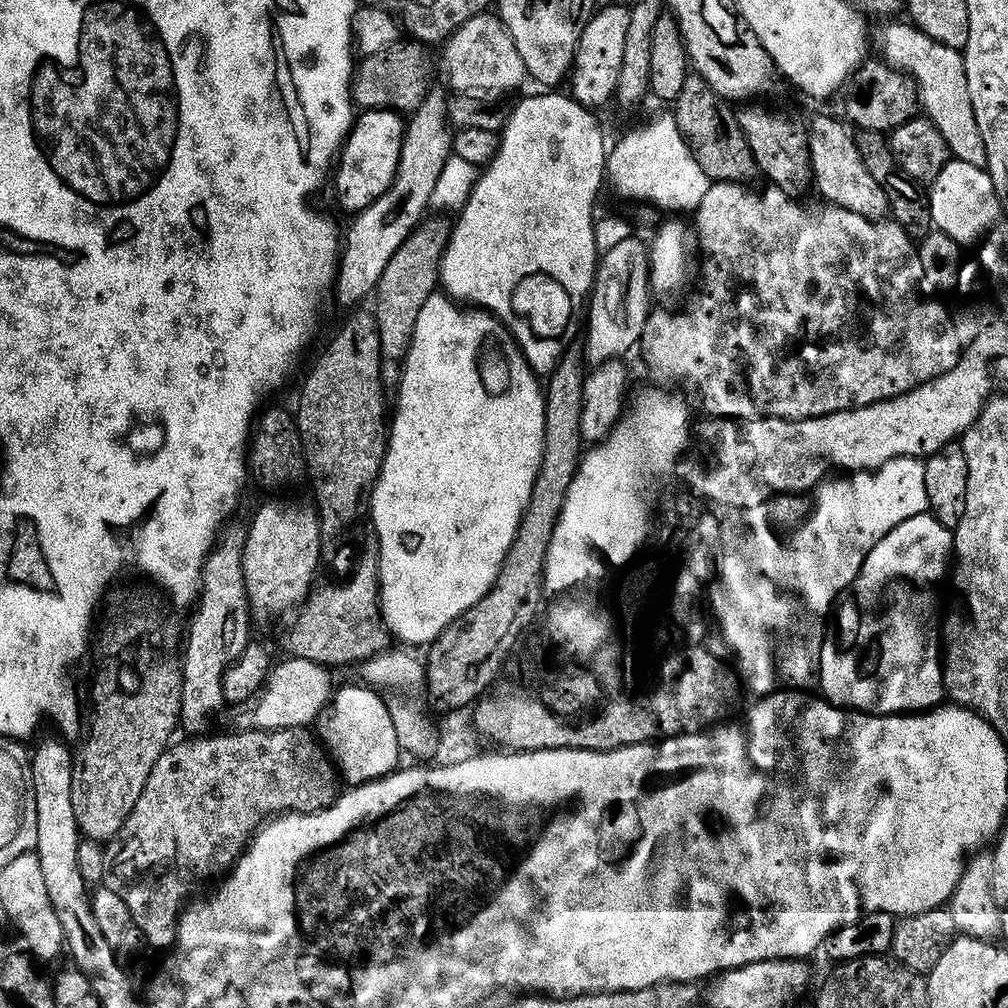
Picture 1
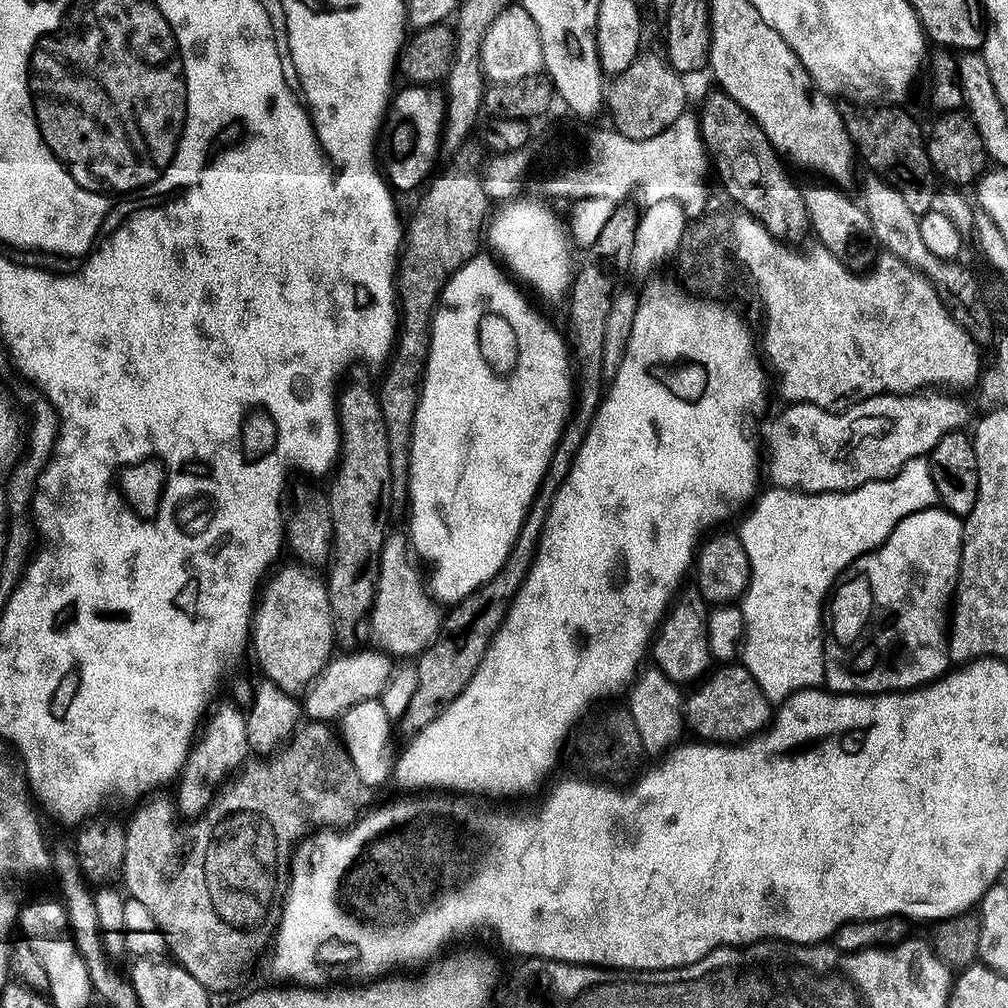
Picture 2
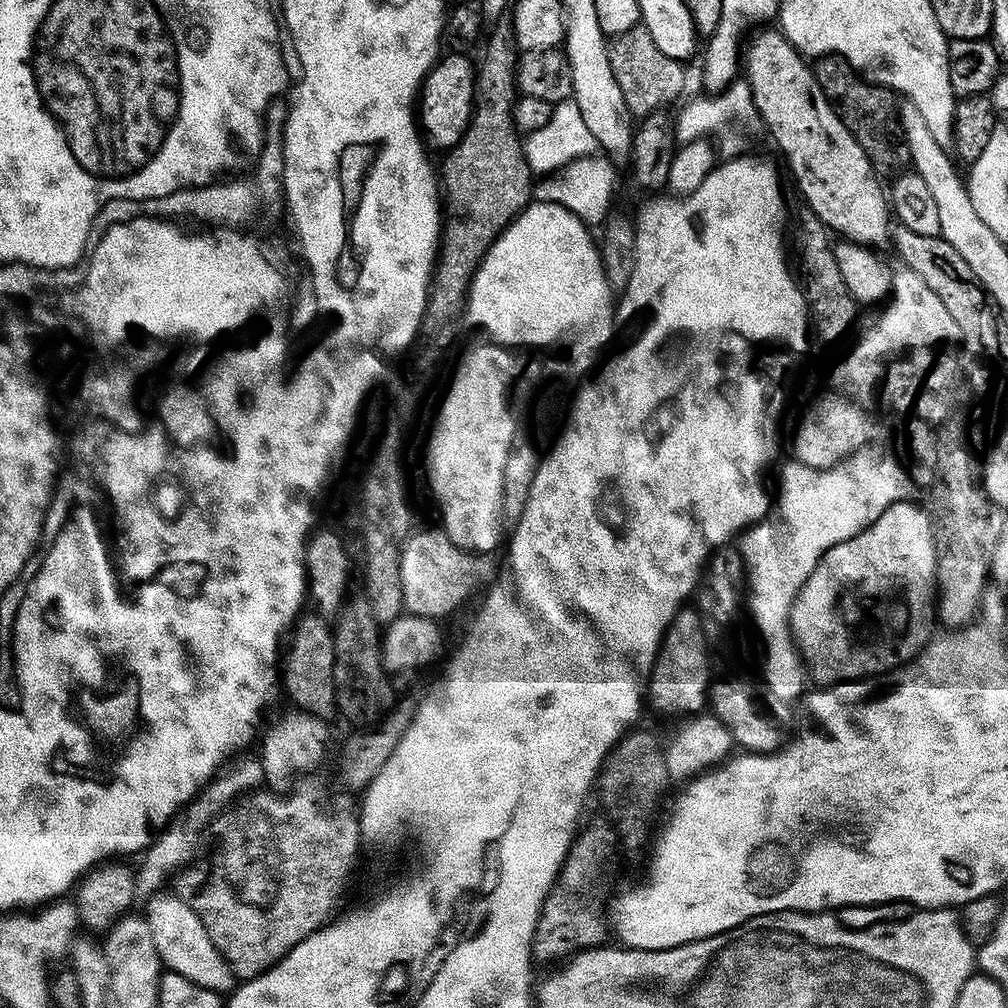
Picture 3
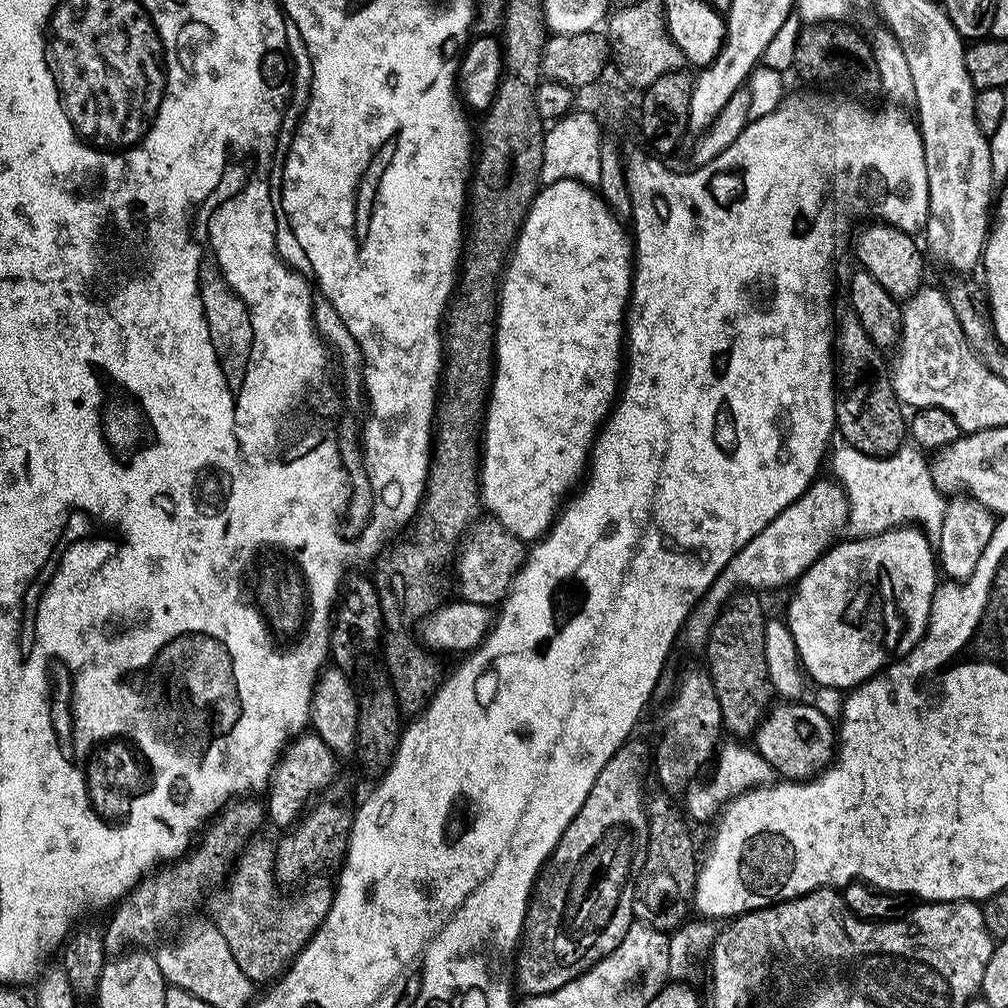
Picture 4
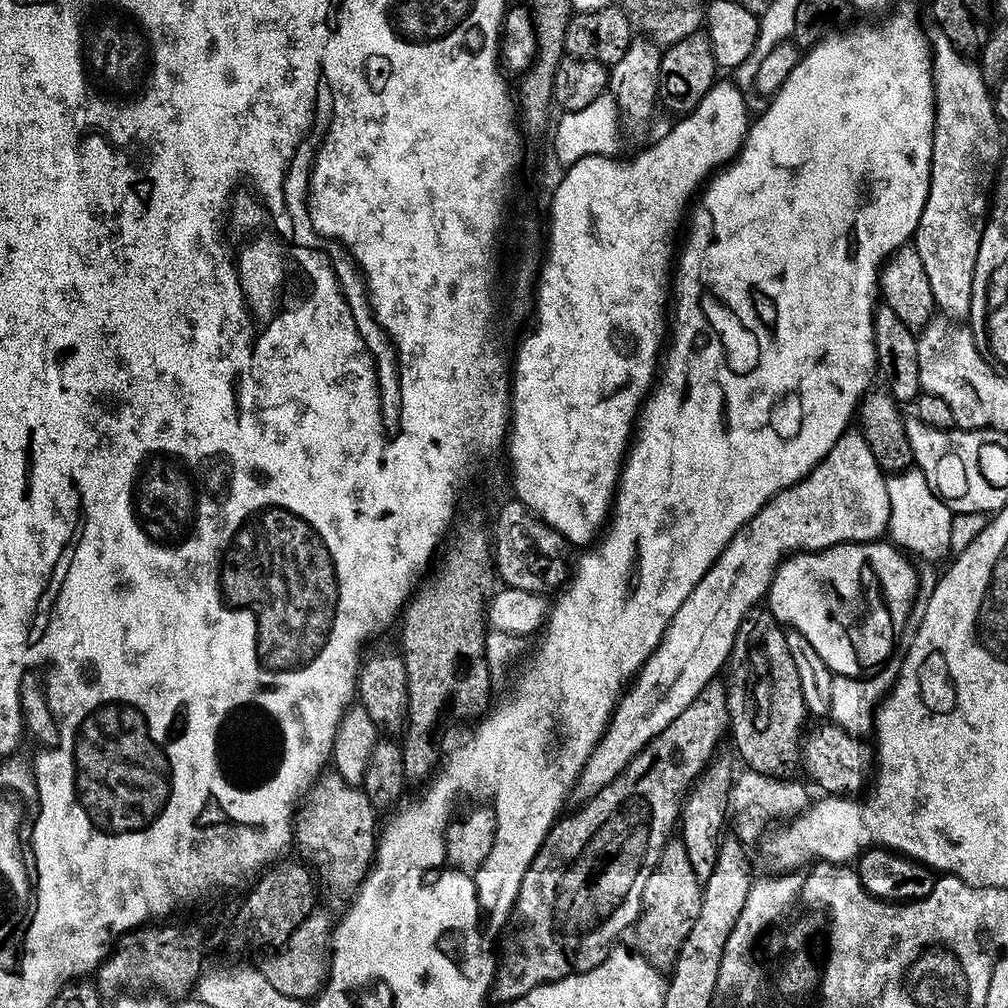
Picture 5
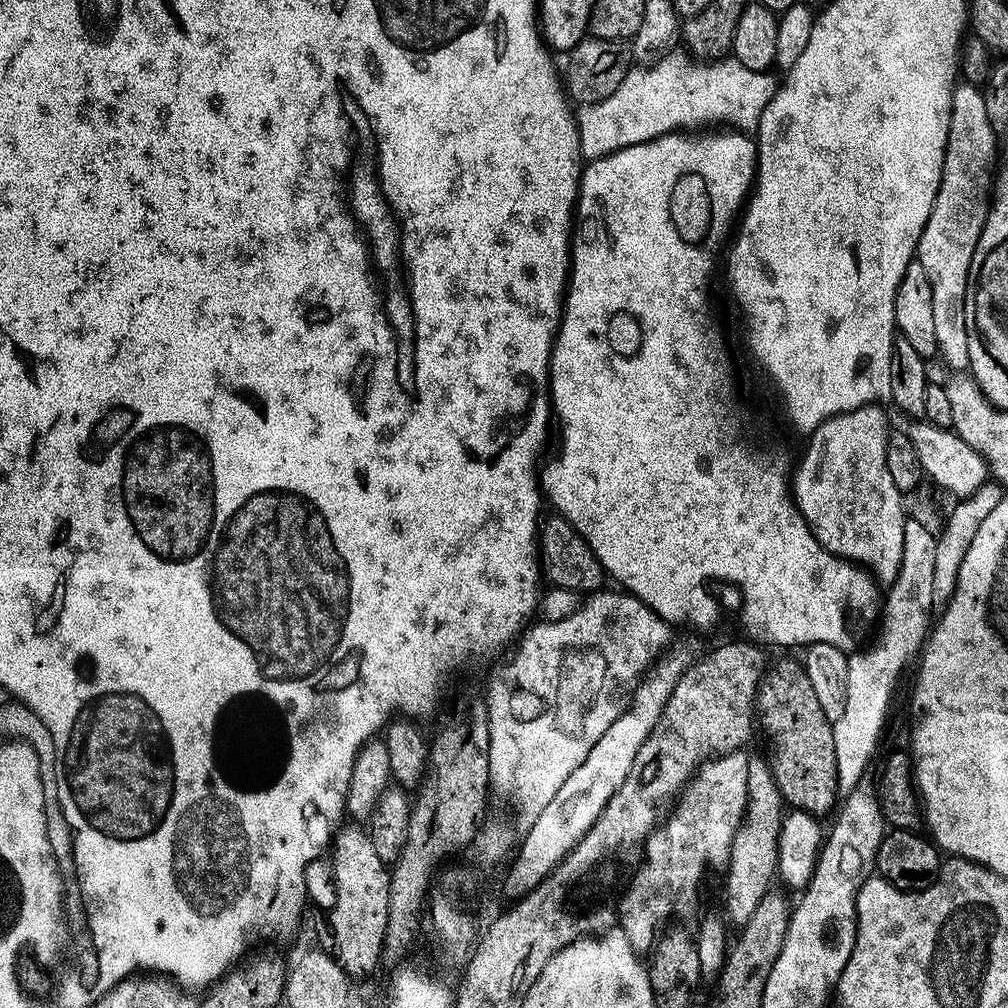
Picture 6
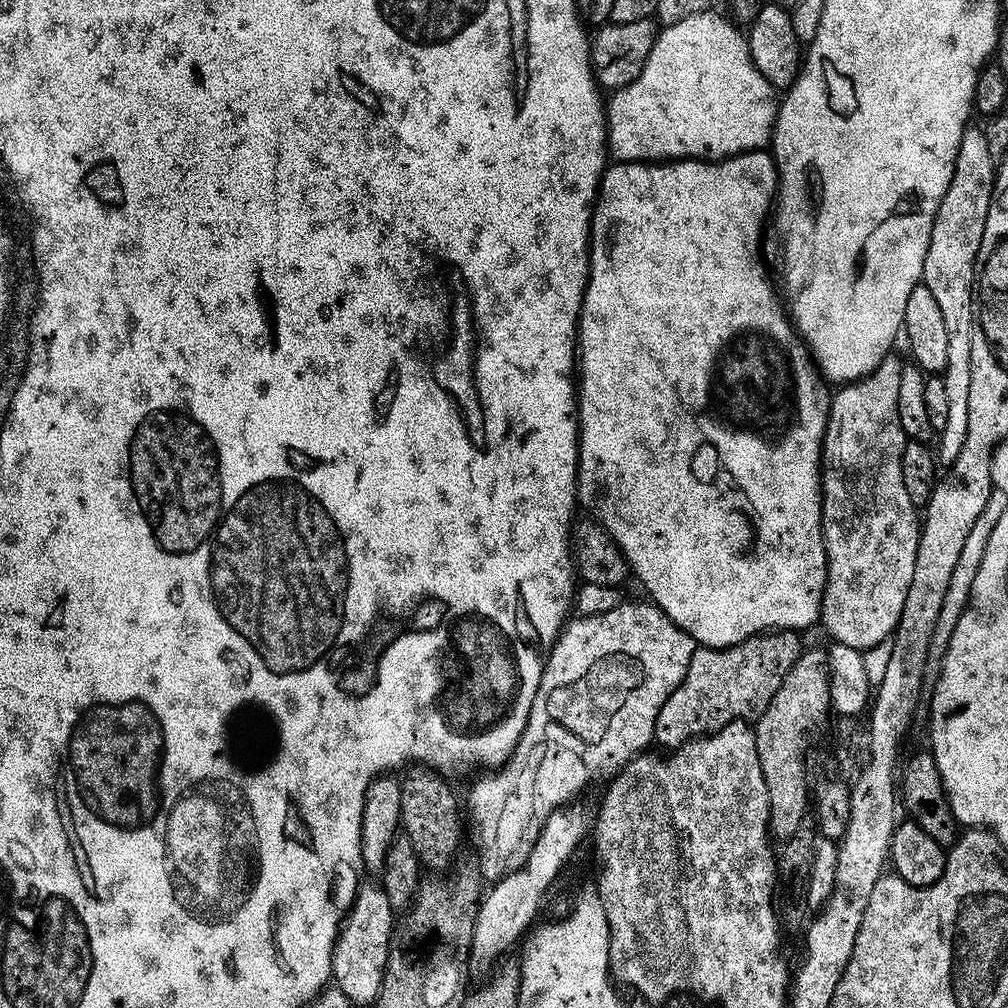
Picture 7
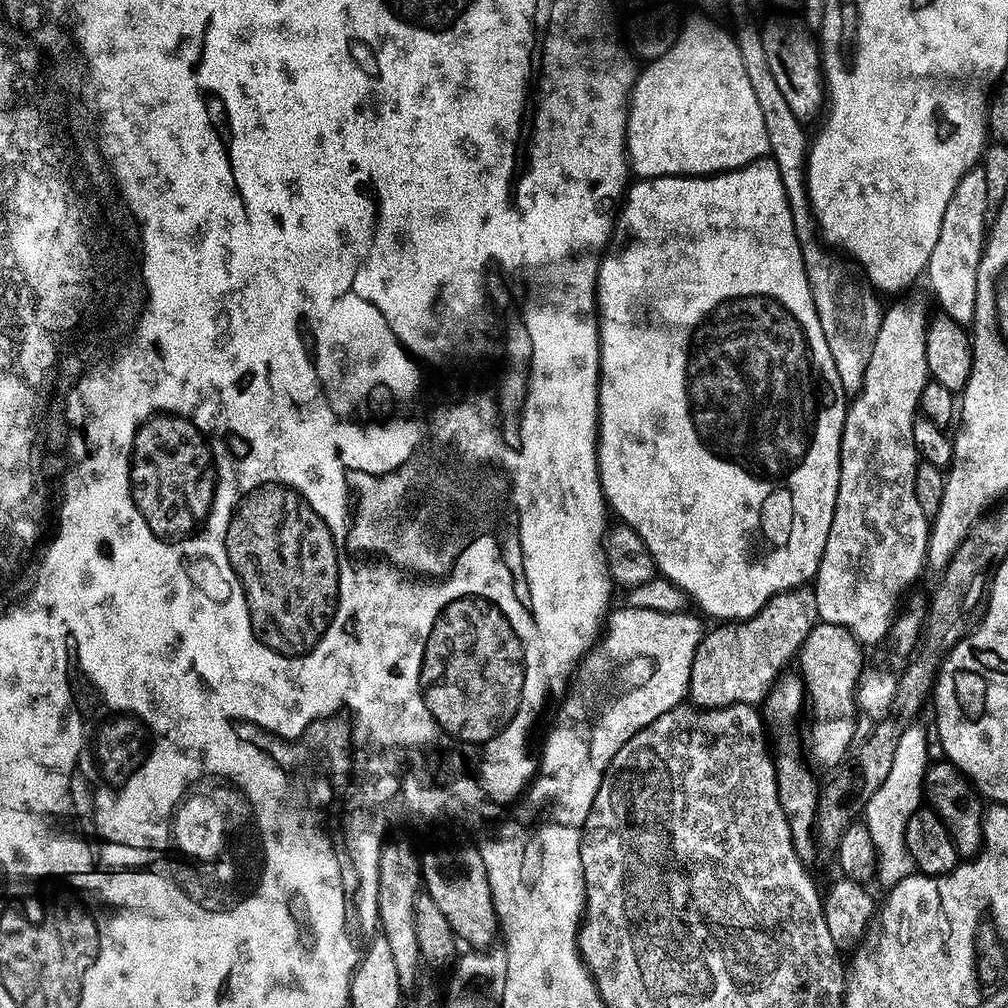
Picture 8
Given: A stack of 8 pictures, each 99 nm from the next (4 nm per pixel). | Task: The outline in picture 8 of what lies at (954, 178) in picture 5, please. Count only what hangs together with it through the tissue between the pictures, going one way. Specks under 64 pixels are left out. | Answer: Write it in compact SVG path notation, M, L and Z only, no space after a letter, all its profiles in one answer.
M983 167L969 168L958 182L940 222L938 242L928 259L926 280L941 304L943 315L961 326L971 325L976 317L976 279L978 266L984 257L986 225L990 220L987 206L986 174Z

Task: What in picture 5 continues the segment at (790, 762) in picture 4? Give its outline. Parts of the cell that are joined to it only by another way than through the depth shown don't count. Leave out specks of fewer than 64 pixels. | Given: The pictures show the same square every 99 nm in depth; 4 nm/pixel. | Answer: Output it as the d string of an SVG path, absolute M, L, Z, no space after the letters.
M820 722L812 733L809 731L802 740L802 768L808 771L808 776L821 788L824 794L860 794L869 787L874 776L874 752L868 748L863 739L854 736L833 722Z

